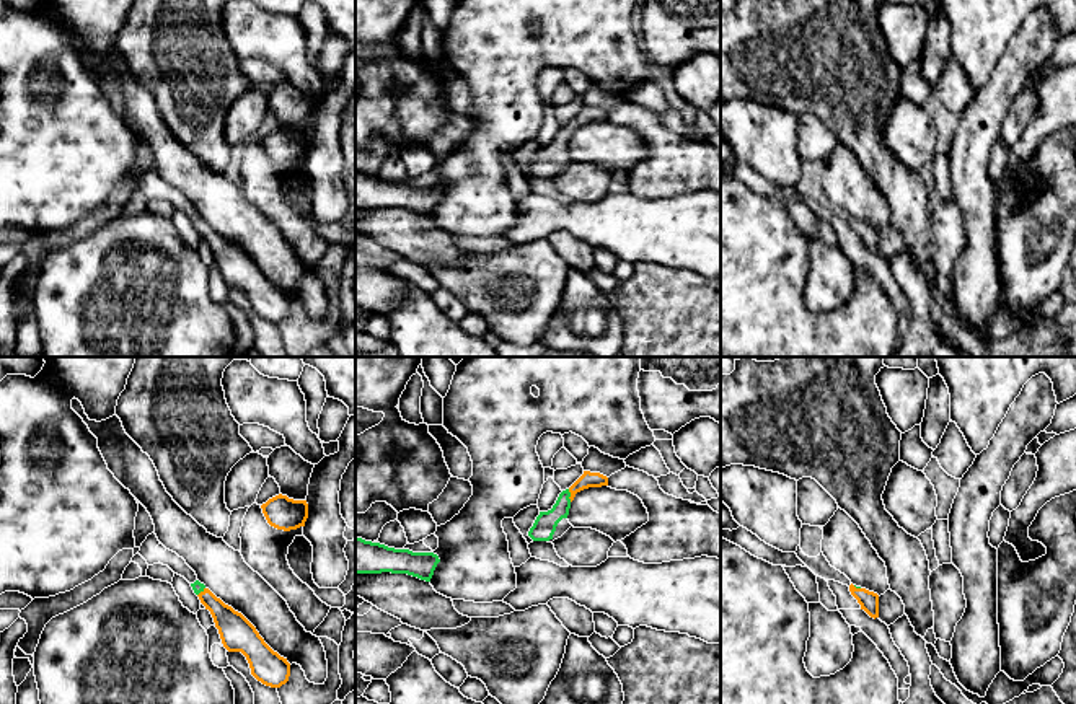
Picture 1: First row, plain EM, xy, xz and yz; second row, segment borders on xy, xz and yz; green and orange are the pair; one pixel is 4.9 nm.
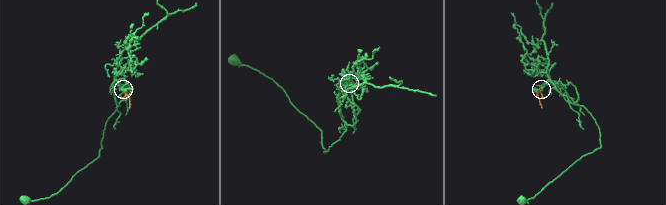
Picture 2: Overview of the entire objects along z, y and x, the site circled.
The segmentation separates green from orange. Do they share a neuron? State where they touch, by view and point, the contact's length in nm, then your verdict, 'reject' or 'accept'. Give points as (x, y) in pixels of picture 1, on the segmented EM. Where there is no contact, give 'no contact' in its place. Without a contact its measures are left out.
meets green in xz at (569, 496); contact 70 nm long; accept

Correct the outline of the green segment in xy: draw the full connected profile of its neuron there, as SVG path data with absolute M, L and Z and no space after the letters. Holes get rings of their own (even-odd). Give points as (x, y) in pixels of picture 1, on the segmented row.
M191 583L205 609L210 611L223 647L228 652L241 652L251 668L251 675L266 686L280 688L289 681L290 663L274 652L256 627L232 606L217 598L204 583Z

